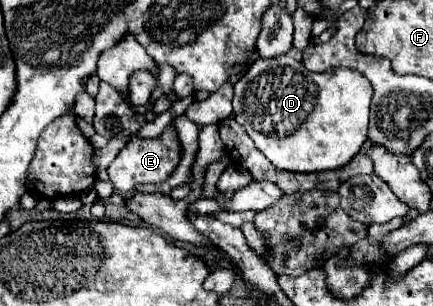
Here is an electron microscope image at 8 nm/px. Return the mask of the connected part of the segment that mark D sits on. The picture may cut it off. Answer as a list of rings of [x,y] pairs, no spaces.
[[[291,55],[273,59],[259,57],[251,65],[247,75],[239,83],[235,83],[233,117],[245,127],[257,149],[263,151],[277,169],[297,173],[327,171],[347,165],[367,141],[371,95],[371,83],[355,69],[331,67],[323,73],[311,73],[301,61],[293,59]]]

